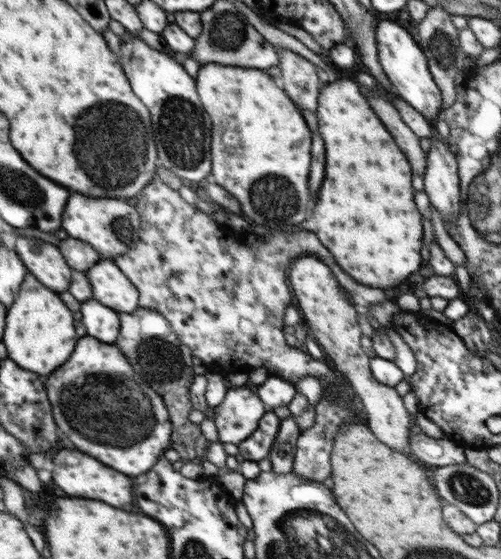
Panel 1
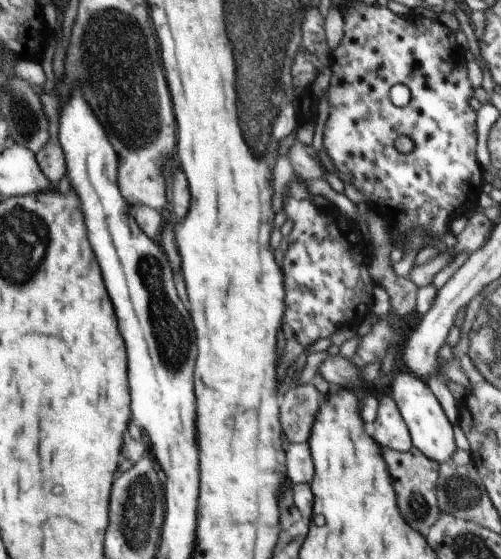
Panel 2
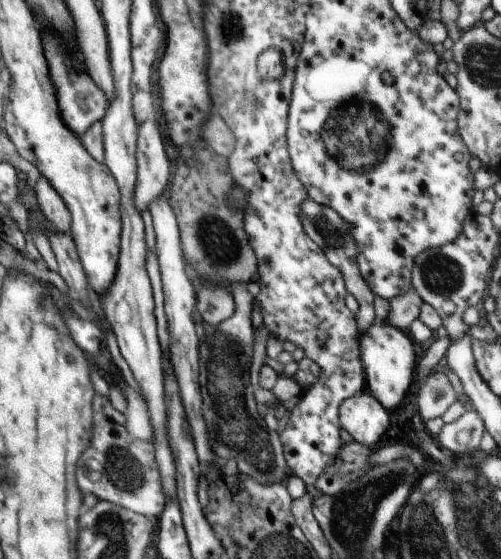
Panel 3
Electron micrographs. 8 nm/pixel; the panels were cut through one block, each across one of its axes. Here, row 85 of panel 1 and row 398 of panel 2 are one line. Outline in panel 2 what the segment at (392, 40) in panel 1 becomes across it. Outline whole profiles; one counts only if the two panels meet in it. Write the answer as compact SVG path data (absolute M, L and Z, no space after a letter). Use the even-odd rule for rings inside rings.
M398 371L394 373L392 382L392 398L400 410L411 436L411 442L422 454L437 463L448 462L457 451L456 440L454 440L454 425L450 424L448 416L444 414L438 398L428 388L426 382L418 378L414 373Z

